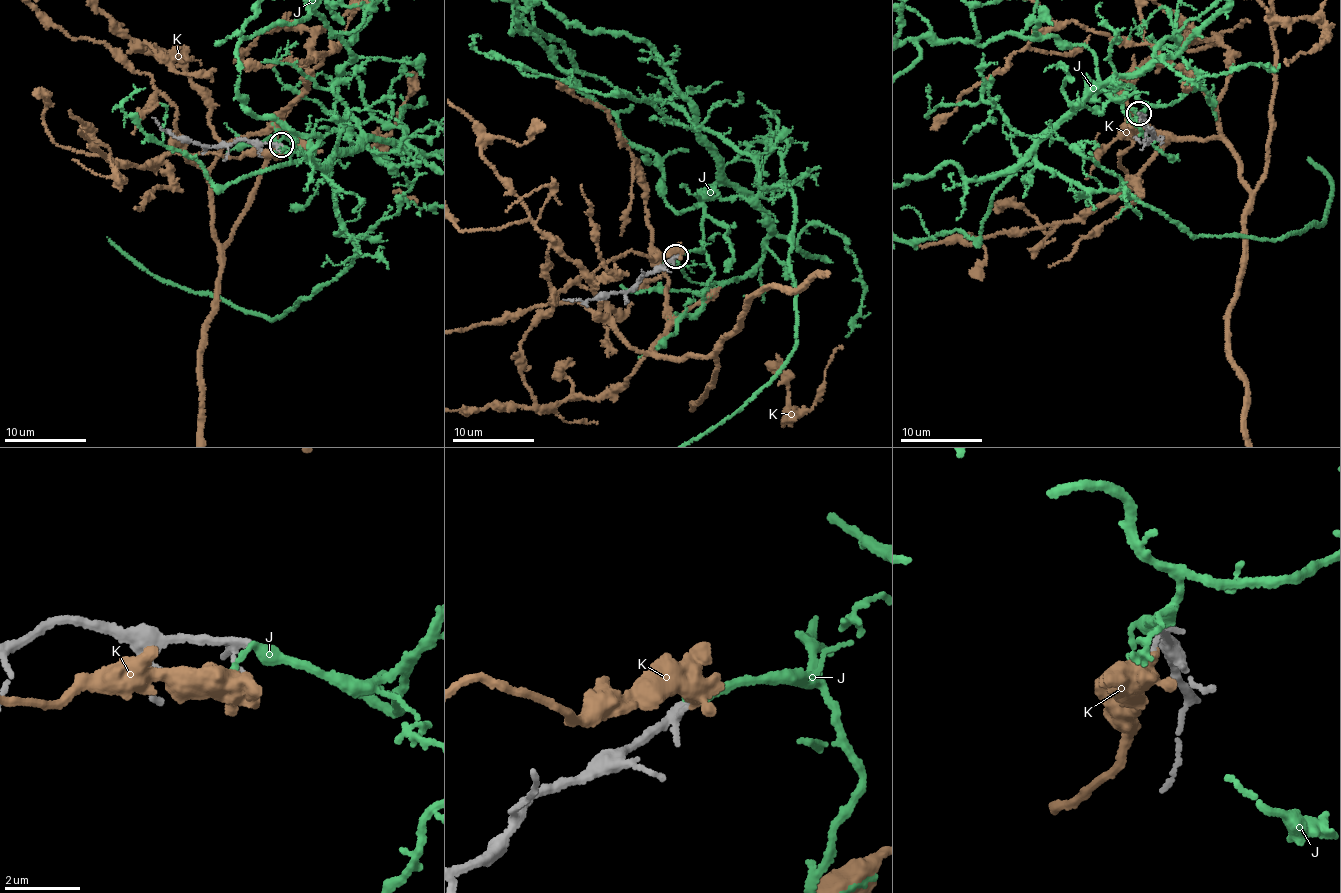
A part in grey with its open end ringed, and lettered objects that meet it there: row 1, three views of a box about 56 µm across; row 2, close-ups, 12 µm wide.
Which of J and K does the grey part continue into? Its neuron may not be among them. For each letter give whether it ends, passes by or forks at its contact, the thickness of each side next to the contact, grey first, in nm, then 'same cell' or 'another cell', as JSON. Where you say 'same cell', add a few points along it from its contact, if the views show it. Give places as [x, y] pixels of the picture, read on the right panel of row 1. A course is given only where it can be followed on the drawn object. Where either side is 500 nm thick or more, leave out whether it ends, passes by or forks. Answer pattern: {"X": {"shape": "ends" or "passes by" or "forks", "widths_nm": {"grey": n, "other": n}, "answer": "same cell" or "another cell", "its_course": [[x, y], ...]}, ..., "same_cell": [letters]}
{"J": {"shape": "passes by", "widths_nm": {"grey": 160, "other": 260}, "answer": "same cell", "its_course": [[1137, 113], [1088, 81], [1035, 159], [1192, 235], [1326, 218], [1267, 76], [1128, 75]]}, "K": {"shape": "passes by", "widths_nm": {"grey": 170, "other": 280}, "answer": "another cell"}, "same_cell": ["J"]}

